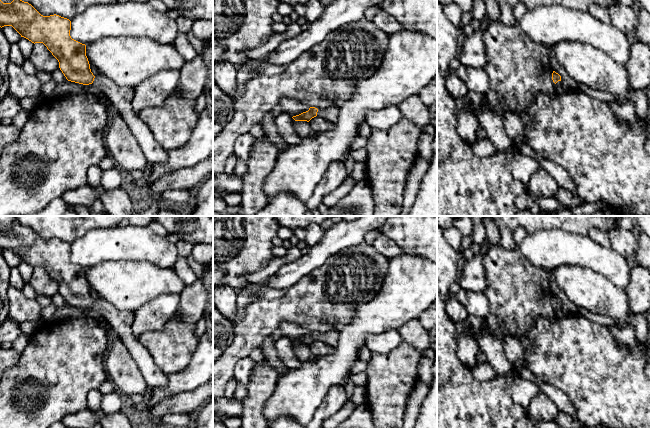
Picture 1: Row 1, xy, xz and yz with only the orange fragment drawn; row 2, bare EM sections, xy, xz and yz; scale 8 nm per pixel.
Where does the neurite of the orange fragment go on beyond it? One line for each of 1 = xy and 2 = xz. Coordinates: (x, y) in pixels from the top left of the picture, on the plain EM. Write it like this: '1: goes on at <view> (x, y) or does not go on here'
1: goes on at xy (121, 322)
2: goes on at xz (330, 338)

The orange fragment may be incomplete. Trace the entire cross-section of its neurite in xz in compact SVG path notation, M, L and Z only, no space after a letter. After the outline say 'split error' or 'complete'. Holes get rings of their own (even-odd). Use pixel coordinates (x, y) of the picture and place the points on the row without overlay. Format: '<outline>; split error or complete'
M334 330L327 333L317 333L315 331L310 331L308 335L293 340L292 342L295 345L309 346L312 342L318 340L323 343L326 343L331 347L334 347L337 345L338 338L339 338L339 330Z; split error

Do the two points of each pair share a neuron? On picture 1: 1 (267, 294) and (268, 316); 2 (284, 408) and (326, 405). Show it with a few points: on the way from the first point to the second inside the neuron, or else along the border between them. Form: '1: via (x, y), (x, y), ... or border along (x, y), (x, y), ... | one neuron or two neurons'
1: border along (286, 290), (286, 293), (278, 298), (258, 300) | two neurons
2: border along (332, 386), (312, 417) | two neurons

